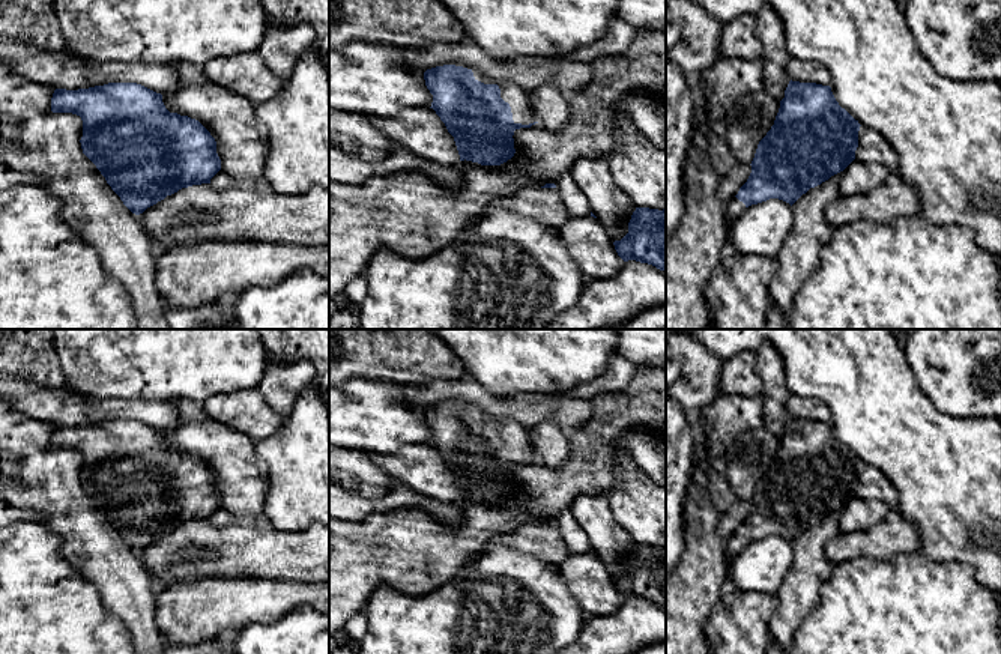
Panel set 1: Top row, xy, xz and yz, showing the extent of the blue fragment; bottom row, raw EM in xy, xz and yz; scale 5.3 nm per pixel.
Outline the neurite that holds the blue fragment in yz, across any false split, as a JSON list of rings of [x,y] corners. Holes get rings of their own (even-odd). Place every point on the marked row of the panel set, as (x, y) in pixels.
[[[791,80],[774,125],[758,144],[747,182],[726,203],[729,229],[748,206],[770,198],[792,206],[810,188],[843,171],[855,159],[860,126],[858,120],[839,105],[830,86]]]

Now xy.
[[[108,83],[89,89],[56,89],[53,113],[72,113],[83,120],[83,153],[135,215],[167,195],[192,185],[210,183],[221,170],[216,141],[195,119],[170,113],[162,95],[137,83]]]

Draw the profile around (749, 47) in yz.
[[[741,15],[723,26],[720,53],[724,57],[755,60],[762,57],[762,45],[758,41],[756,17]]]

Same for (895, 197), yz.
[[[891,171],[882,183],[866,192],[840,194],[825,210],[833,230],[860,220],[890,223],[899,216],[920,213],[921,201],[915,186],[908,183],[897,171]]]

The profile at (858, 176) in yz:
[[[854,159],[843,173],[840,180],[840,194],[854,195],[857,192],[866,192],[873,186],[882,183],[891,170],[878,162],[861,162]]]

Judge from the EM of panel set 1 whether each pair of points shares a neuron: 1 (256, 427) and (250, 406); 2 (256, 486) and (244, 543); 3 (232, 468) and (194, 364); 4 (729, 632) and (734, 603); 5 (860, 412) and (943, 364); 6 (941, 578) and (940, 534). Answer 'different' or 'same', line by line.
1: same
2: different
3: different
4: same
5: different
6: different

